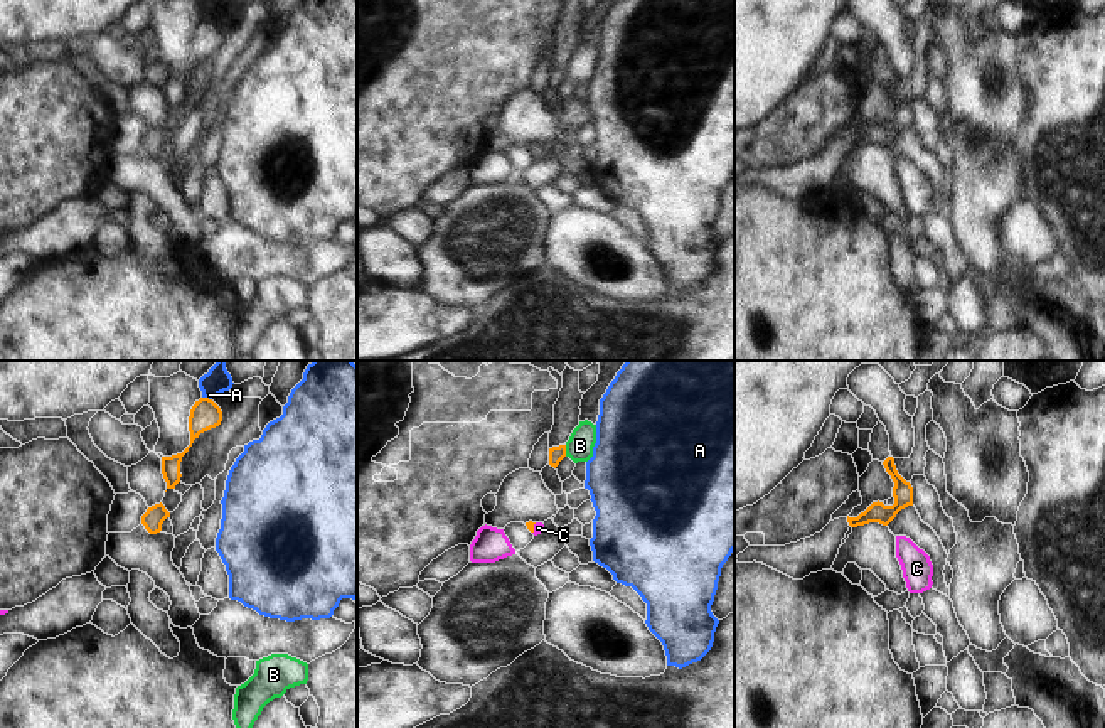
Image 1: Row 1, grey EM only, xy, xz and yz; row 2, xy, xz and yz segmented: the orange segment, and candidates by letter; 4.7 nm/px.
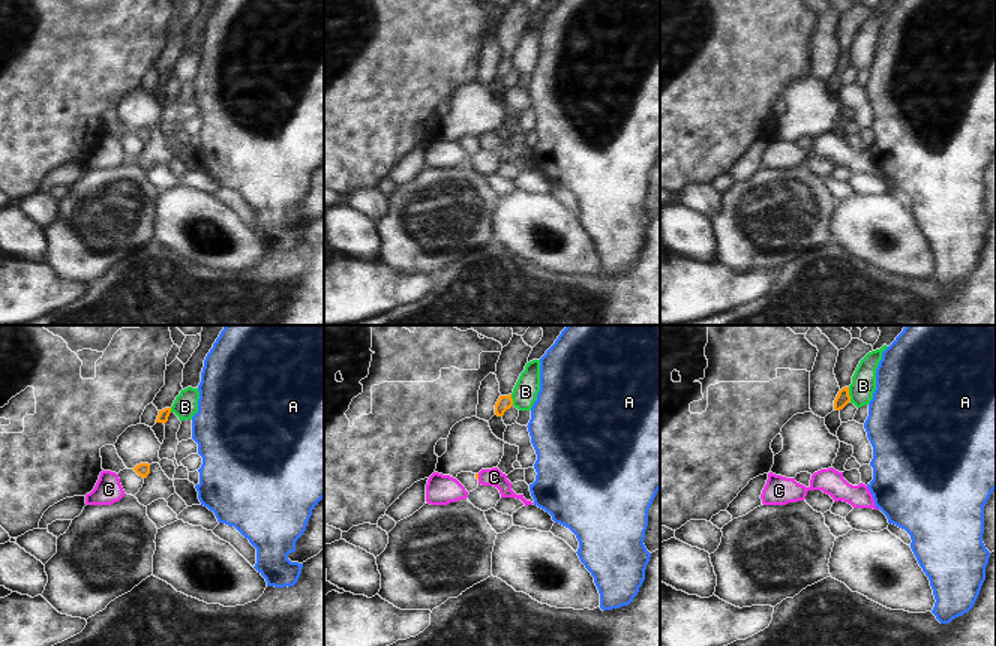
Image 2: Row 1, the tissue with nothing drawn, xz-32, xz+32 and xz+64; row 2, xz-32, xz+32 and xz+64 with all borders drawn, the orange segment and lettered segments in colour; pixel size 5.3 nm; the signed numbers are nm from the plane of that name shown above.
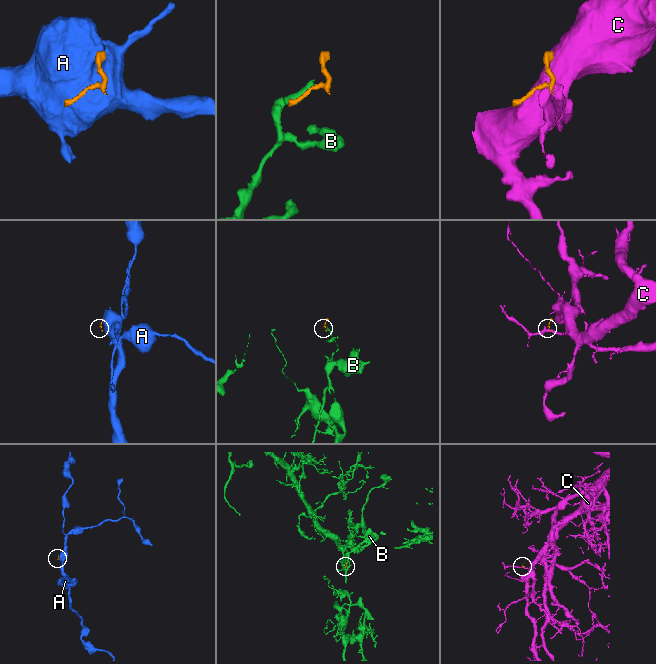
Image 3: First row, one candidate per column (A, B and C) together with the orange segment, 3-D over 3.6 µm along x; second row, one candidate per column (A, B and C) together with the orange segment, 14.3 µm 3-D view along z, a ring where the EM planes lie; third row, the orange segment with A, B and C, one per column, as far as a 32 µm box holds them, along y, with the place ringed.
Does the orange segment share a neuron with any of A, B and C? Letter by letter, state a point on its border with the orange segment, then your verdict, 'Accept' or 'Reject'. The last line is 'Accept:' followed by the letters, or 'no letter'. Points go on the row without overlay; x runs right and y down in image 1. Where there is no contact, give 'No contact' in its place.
A: Touches orange at xy (208, 21). Reject
B: Touches orange at xz (565, 73). Reject
C: Touches orange at xz (533, 150). Accept
Accept: C.

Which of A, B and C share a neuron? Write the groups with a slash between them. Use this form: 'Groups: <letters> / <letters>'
Groups: A / B / C.

